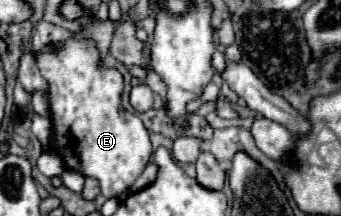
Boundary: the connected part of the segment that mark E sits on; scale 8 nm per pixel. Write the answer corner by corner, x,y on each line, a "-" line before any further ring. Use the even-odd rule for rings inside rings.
66,39
60,47
44,47
42,51
34,53
36,65
40,75
46,79
48,89
48,109
50,109
50,123
52,123
52,151
64,161
64,167
82,173
84,177
92,177
100,183
102,195
106,199
120,197
126,193
132,183
140,177
144,167
152,157
152,145
148,131
138,115
128,113
122,107
122,91
124,79
120,71
112,67
104,67
100,61
100,51
96,41
92,39

